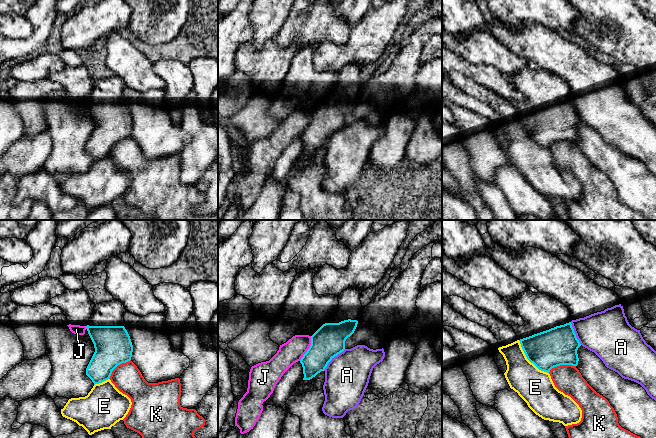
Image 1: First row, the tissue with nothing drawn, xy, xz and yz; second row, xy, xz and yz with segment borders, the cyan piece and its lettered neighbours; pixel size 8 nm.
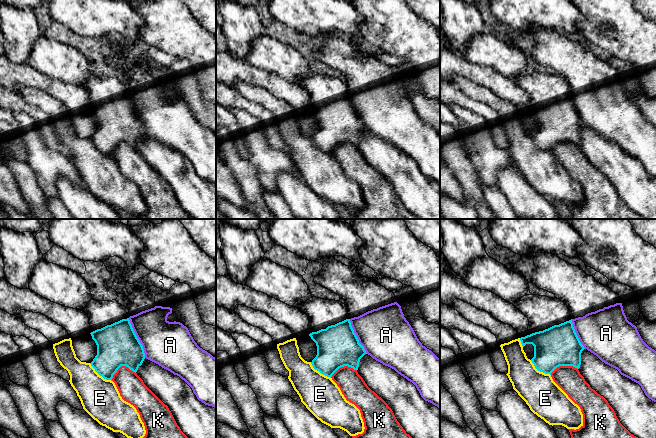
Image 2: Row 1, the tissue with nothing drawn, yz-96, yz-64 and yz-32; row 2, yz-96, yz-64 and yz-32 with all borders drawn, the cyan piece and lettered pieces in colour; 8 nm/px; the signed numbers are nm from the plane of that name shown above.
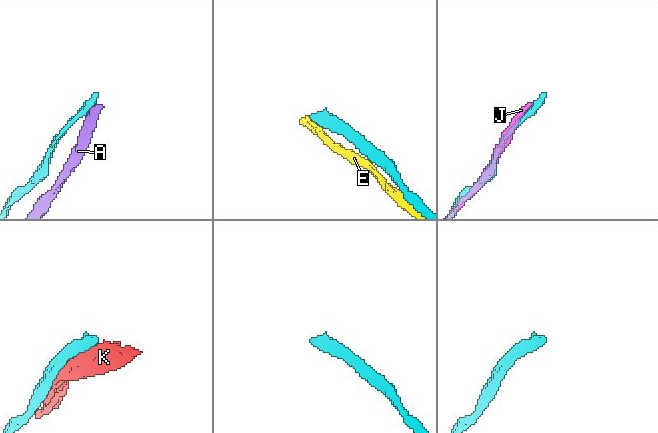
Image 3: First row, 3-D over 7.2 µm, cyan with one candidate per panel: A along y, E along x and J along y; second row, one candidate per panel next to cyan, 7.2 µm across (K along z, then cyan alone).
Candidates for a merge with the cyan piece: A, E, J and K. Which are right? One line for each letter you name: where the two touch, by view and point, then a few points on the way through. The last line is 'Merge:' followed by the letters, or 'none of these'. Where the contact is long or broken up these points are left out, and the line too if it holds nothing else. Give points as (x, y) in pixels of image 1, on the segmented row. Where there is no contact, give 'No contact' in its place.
Merge: none of these

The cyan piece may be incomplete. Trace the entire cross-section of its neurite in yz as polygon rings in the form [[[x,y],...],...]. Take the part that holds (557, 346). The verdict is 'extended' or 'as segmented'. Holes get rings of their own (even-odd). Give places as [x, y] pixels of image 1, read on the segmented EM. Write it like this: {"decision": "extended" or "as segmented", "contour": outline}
{"decision": "extended", "contour": [[[528,290],[522,292],[518,297],[513,300],[507,301],[511,309],[522,317],[525,323],[522,326],[512,326],[516,333],[521,347],[527,357],[527,359],[533,363],[539,370],[549,373],[554,367],[560,365],[578,365],[577,350],[581,346],[579,340],[576,337],[574,329],[571,324],[571,316],[568,308],[561,302],[554,298],[542,293],[533,293]]]}

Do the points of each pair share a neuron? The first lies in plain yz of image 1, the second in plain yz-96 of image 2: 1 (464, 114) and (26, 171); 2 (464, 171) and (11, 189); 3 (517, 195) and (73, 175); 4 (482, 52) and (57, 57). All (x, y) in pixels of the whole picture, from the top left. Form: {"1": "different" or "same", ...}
{"1": "different", "2": "different", "3": "different", "4": "same"}

